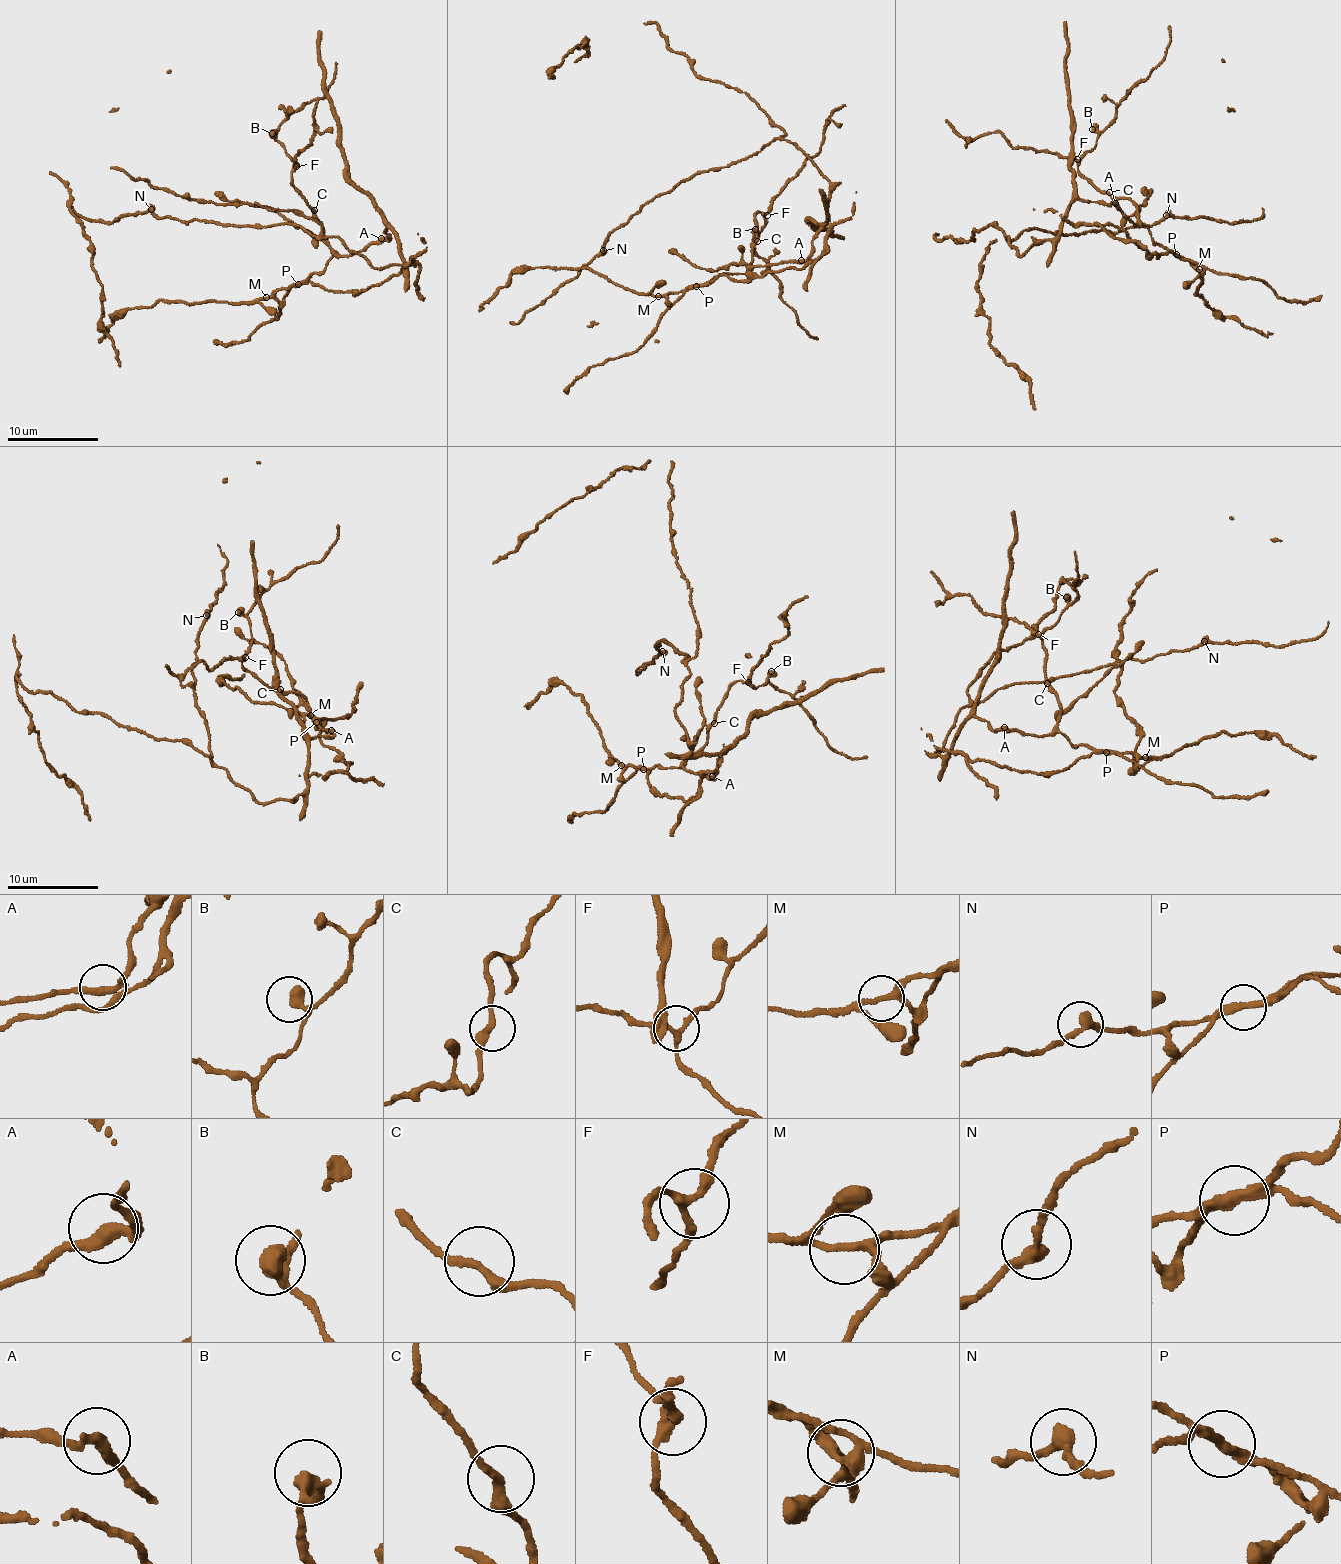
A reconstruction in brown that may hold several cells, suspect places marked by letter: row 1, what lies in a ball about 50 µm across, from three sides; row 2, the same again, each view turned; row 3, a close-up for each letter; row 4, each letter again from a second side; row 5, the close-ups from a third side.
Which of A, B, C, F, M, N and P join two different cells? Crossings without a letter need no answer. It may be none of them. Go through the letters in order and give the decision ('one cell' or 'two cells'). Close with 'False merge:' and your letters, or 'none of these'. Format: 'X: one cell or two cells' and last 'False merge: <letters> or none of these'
A: one cell
B: one cell
C: one cell
F: one cell
M: one cell
N: one cell
P: two cells
False merge: P

